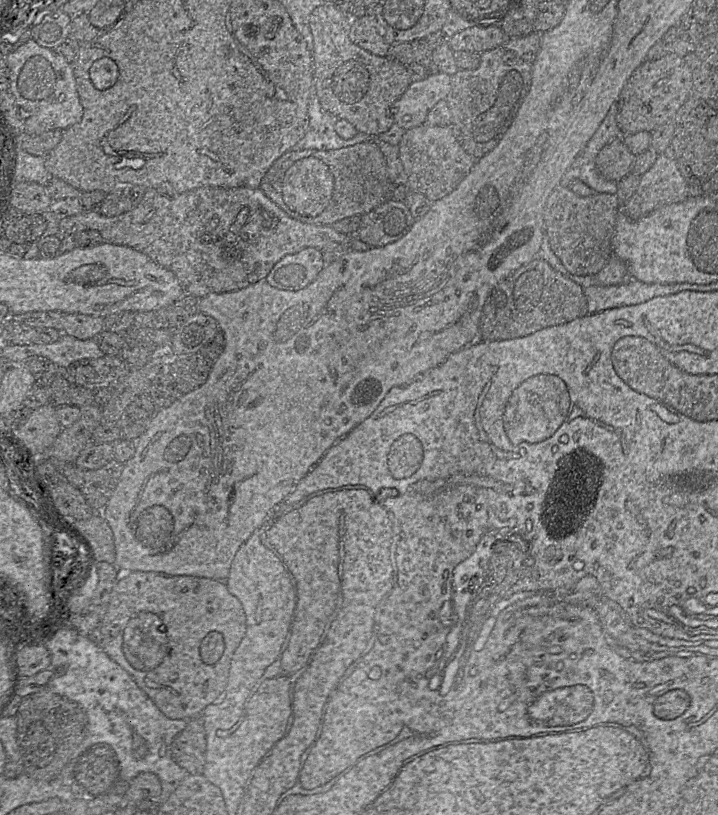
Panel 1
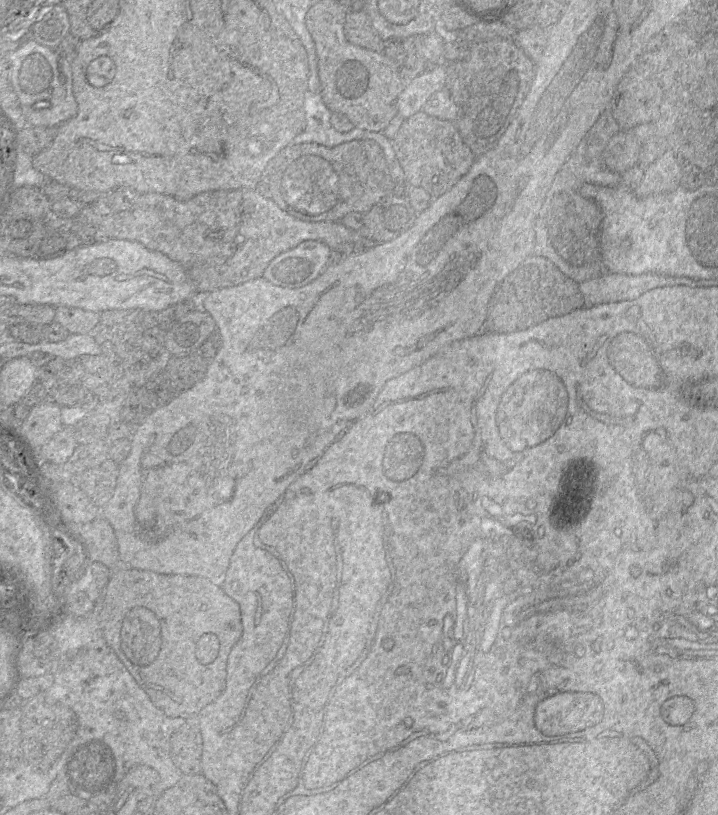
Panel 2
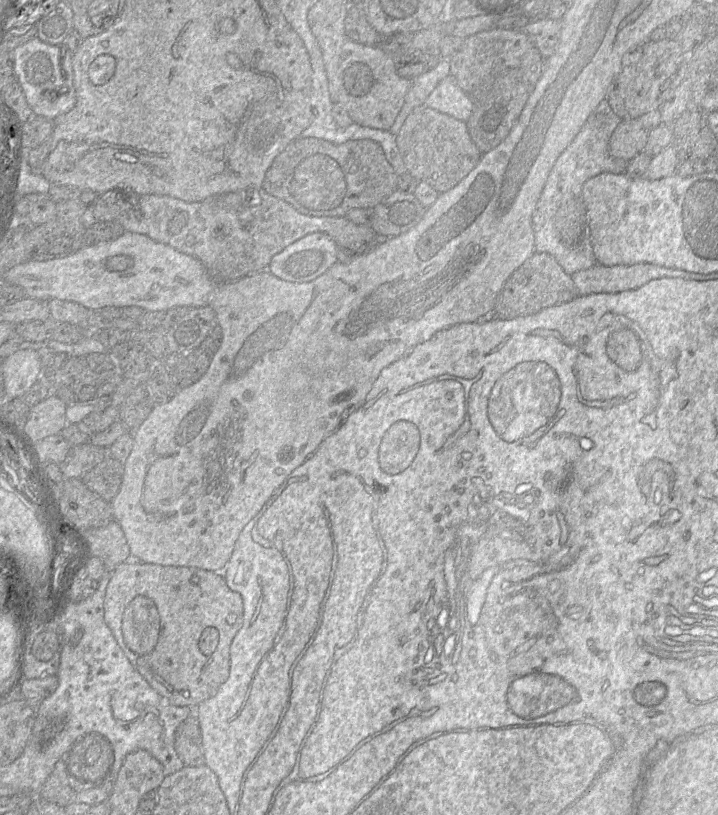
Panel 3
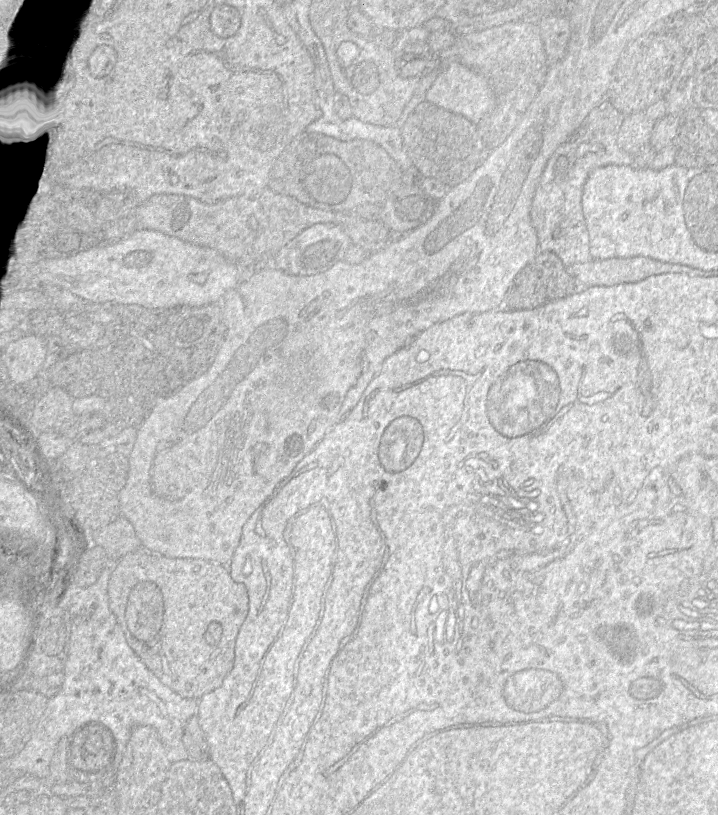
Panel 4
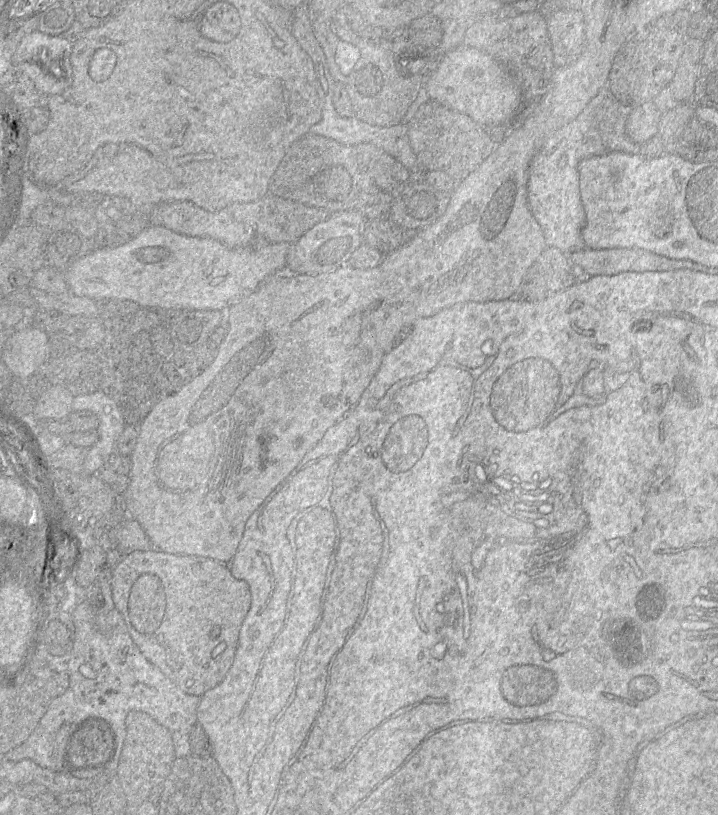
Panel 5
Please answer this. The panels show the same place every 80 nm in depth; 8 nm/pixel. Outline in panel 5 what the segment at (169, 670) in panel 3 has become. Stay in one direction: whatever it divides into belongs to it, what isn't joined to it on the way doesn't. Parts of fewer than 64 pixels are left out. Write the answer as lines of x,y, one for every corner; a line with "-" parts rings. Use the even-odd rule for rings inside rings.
158,549
133,551
115,568
111,593
134,644
183,692
202,696
224,679
233,664
239,632
251,603
248,584
232,576
229,564
206,557
169,554

